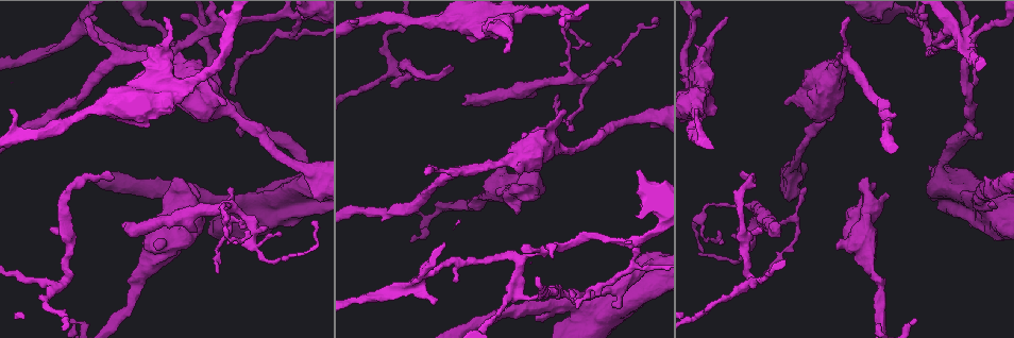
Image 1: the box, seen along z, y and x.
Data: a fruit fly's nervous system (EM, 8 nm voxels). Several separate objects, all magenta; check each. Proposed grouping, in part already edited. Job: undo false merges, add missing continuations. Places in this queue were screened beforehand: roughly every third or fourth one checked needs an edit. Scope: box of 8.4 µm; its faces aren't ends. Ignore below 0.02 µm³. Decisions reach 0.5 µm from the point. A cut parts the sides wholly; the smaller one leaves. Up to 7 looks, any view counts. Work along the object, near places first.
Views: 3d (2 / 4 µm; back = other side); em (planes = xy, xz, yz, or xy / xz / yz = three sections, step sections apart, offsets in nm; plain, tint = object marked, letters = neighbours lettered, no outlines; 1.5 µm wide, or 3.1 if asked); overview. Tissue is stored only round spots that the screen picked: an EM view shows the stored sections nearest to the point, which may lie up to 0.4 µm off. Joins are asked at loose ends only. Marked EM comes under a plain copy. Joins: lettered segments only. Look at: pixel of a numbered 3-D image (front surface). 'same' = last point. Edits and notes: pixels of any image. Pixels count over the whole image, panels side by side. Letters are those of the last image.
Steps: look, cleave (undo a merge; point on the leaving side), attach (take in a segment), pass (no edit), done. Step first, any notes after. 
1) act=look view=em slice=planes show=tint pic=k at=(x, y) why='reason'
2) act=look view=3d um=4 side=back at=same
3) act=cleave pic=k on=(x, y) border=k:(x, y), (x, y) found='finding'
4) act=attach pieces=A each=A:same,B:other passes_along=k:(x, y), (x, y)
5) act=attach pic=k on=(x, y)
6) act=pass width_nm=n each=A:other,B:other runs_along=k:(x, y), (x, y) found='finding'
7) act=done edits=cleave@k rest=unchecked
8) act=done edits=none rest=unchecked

act=look view=3d um=4 pic=1 at=(514, 213) why='free end'

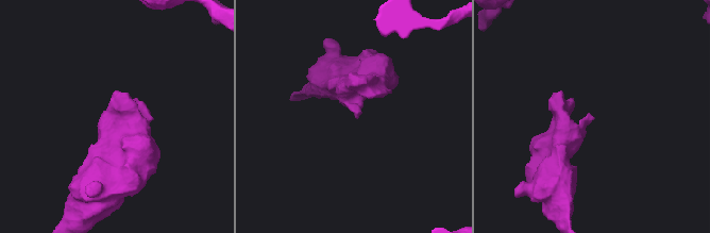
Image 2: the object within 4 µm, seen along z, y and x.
act=look view=em slice=xz step=8 show=tint pic=2 at=(594, 118)

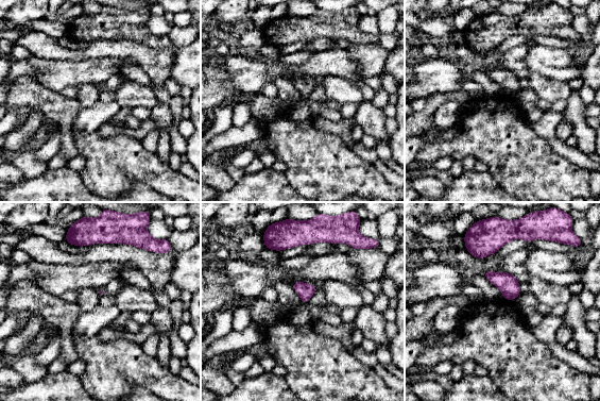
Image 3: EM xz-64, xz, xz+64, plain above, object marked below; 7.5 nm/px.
act=look view=em slice=planes show=letters at=same why='another direction'

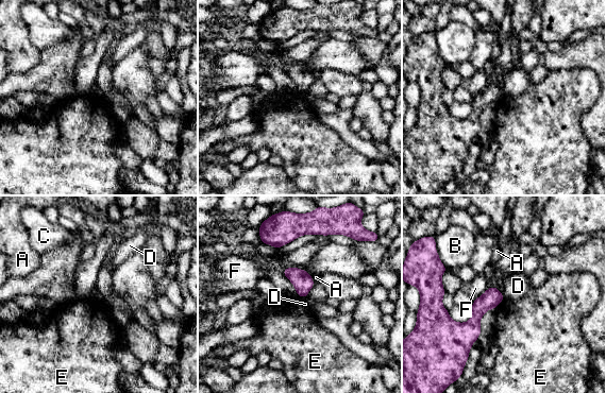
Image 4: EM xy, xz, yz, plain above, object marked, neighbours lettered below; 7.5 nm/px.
act=pass each=A:other,B:other,C:other,D:other,E:other,F:other runs_along=4:(440, 292), (444, 317), (467, 348) found='none of them fits'

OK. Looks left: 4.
act=look view=em slice=planes show=tint pic=1 at=(834, 67) why='sudden change in width'

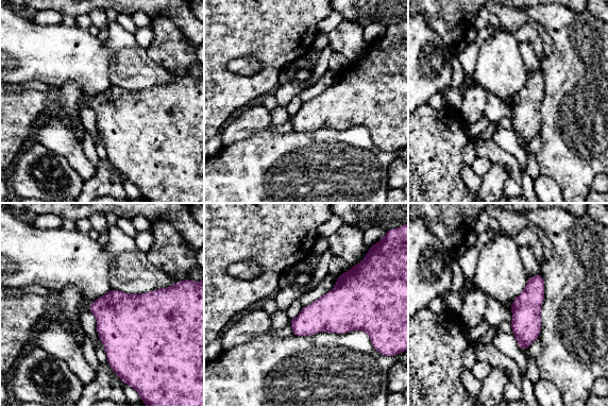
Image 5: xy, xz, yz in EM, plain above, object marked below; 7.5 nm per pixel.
act=look view=em slice=planes show=letters at=same why='see the neighbours'

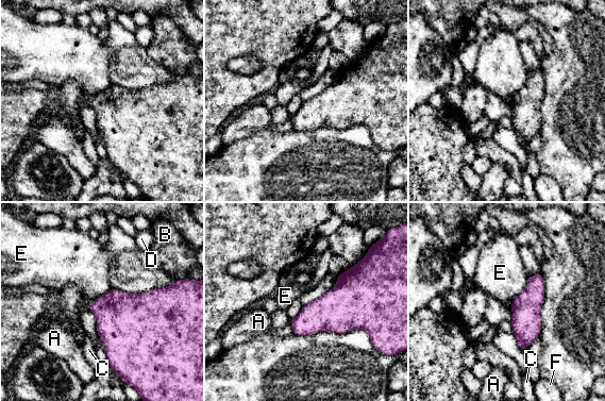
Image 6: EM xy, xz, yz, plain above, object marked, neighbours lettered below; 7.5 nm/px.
act=pass each=A:other,B:other,C:other,D:other,E:other,F:other border=6:(113, 288), (98, 296), (88, 311) found='all the same neuron'

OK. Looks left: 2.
act=done edits=none rest=unchecked

